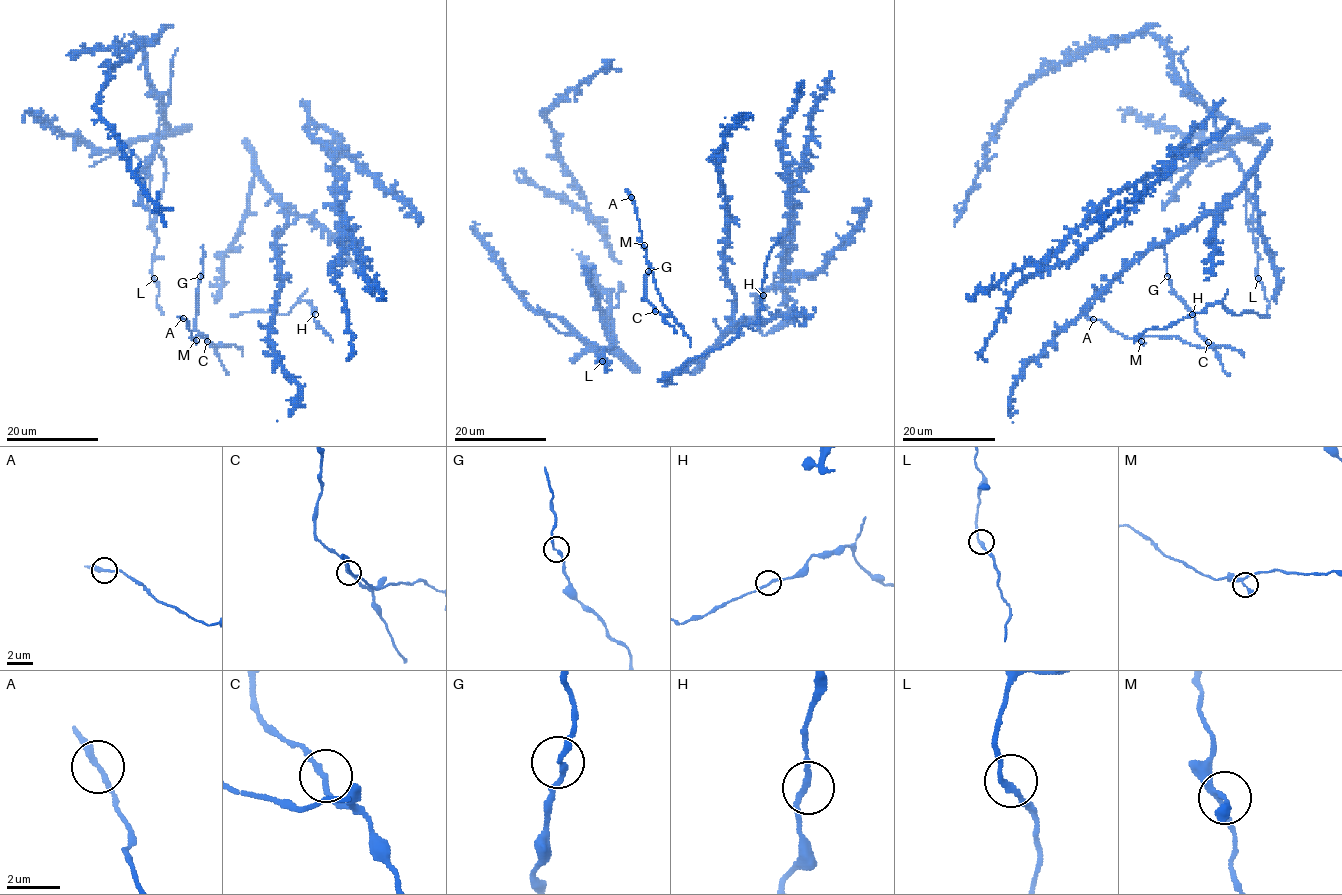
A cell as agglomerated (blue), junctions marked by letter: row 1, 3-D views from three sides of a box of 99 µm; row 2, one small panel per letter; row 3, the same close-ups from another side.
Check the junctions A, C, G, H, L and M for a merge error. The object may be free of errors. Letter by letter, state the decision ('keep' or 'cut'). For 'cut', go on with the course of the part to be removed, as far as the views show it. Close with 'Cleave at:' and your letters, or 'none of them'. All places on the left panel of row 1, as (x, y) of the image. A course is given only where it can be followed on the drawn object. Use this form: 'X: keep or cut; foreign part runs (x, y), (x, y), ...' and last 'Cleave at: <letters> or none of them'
A: keep
C: keep
G: keep
H: keep
L: keep
M: keep
Cleave at: none of them

